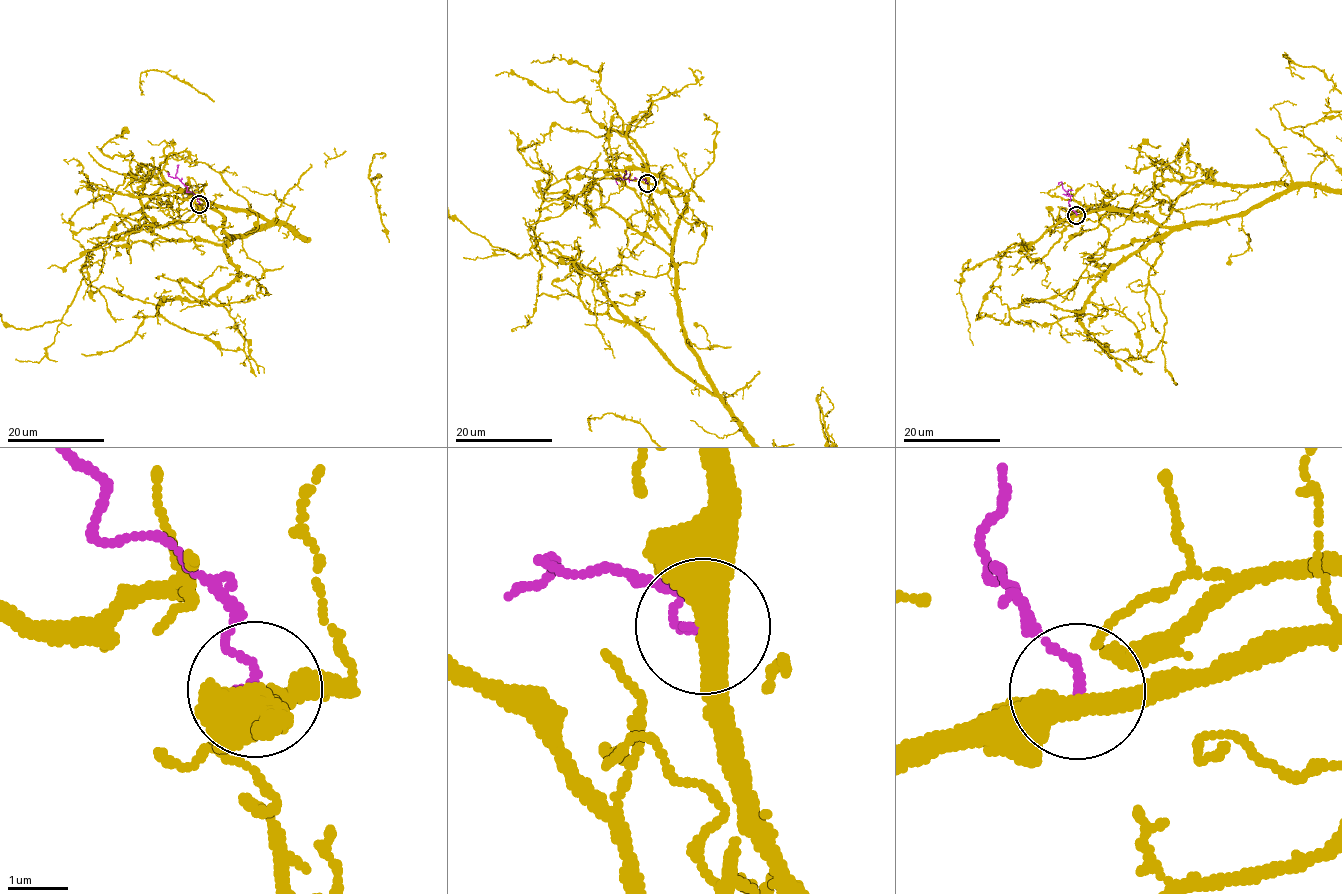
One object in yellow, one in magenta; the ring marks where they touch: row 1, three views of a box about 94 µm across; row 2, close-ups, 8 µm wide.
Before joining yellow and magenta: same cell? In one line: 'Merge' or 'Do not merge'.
Merge

